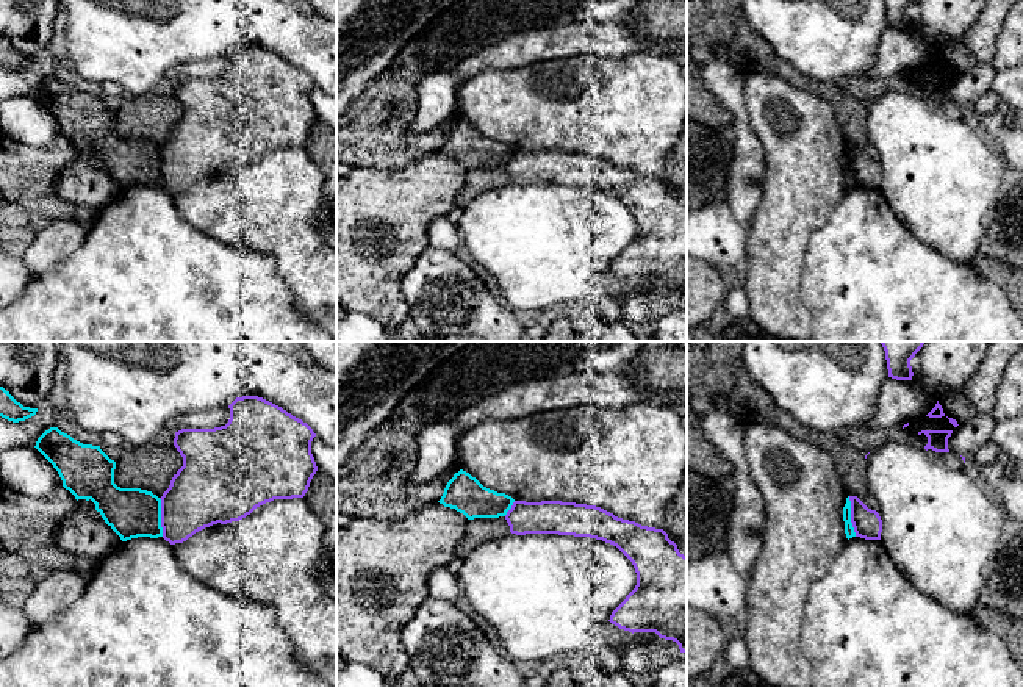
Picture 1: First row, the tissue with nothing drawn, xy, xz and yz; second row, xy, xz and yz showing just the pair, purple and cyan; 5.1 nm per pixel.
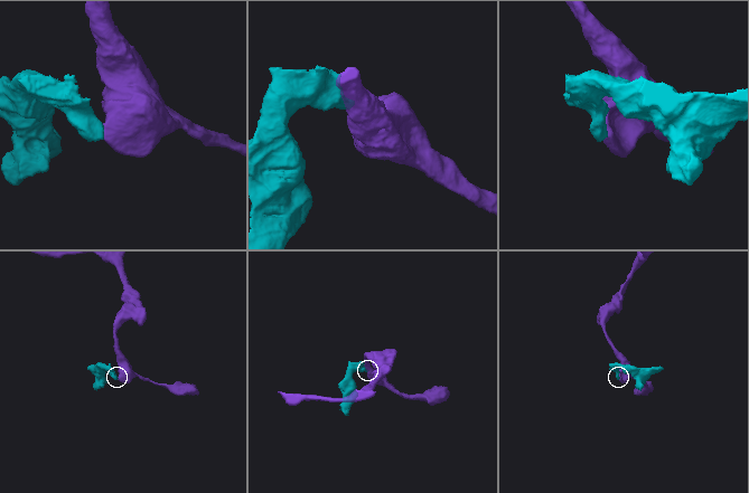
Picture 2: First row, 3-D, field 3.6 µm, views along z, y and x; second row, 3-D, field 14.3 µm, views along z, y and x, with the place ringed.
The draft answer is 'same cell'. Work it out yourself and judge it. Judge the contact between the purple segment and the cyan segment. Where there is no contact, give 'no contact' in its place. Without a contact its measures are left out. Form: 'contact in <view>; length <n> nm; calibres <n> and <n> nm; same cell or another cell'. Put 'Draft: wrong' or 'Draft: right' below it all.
contact in yz; length 220 nm; calibres 150 and 50 nm; another cell
Draft: wrong

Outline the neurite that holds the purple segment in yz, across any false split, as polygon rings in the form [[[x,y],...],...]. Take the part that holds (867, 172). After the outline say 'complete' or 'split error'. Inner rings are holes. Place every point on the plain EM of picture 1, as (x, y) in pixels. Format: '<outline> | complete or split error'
[[[849,146],[851,172],[856,186],[865,189],[881,189],[882,169],[876,160],[868,158],[857,146]]] | complete

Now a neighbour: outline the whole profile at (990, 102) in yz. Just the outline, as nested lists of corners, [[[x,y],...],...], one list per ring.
[[[990,91],[975,103],[965,106],[965,114],[970,119],[978,120],[979,117],[987,116],[1000,108],[1003,108],[1001,97],[996,92]]]

